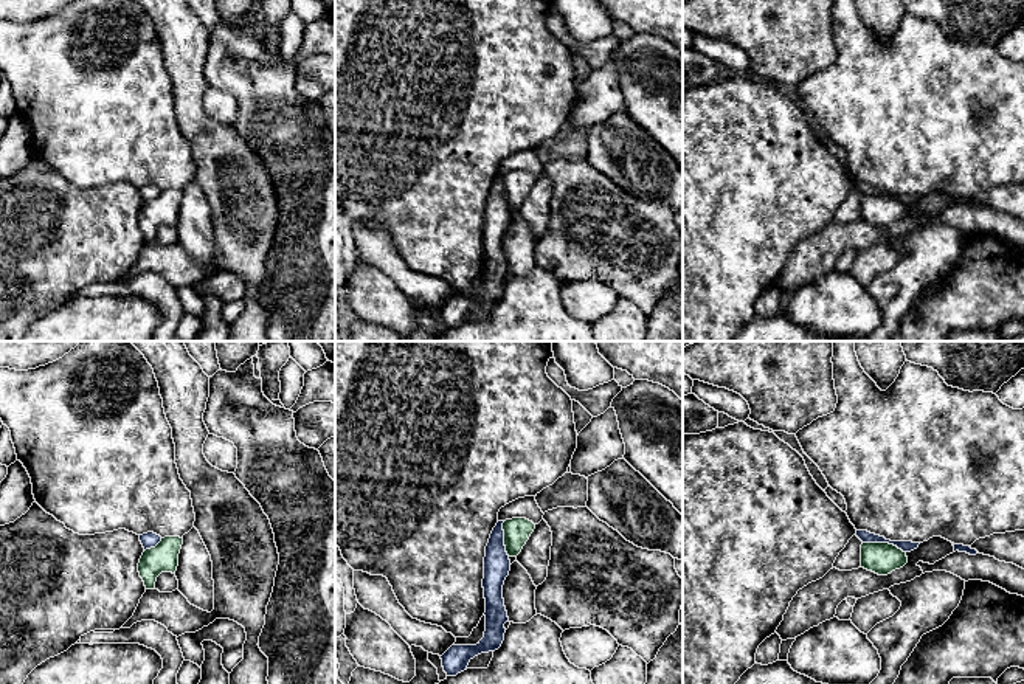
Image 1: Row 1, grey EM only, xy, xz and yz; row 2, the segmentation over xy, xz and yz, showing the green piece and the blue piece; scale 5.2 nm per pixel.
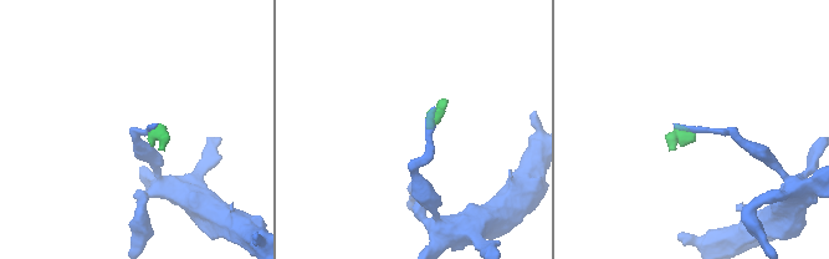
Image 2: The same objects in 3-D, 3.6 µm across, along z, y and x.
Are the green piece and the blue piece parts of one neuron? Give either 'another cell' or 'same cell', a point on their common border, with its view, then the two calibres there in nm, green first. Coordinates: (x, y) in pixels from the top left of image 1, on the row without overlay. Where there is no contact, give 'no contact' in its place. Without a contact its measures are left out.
another cell | yz (885, 196) | 160/60 nm

